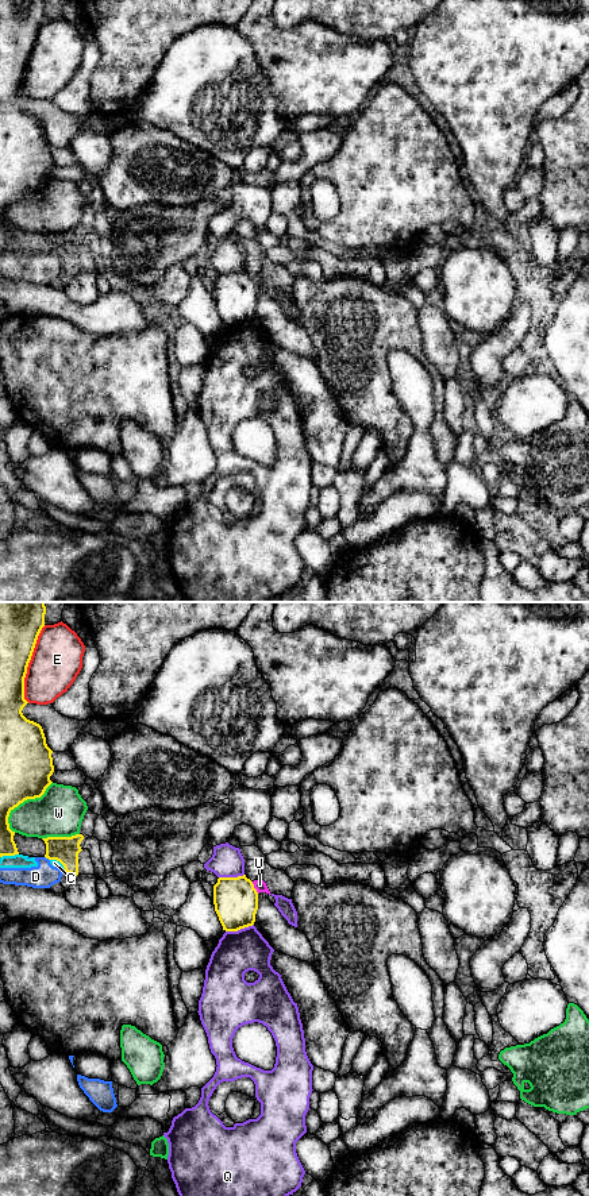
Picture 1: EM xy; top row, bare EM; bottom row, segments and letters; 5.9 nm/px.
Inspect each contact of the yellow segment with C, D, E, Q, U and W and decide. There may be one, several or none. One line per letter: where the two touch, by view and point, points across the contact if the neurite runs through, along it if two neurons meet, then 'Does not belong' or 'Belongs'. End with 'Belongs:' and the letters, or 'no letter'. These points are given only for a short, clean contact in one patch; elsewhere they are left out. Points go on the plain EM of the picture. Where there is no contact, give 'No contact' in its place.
C: Touches yellow at xy (60, 257). Does not belong
D: Touches yellow at xy (47, 253). Does not belong
E: Touches yellow at xy (27, 60). Does not belong
Q: Touches yellow at xy (239, 324). Does not belong
U: Touches yellow at xy (253, 282). Path across: xy (235, 294), (253, 282), (260, 280). Belongs
W: Touches yellow at xy (22, 197). Does not belong
Belongs: U

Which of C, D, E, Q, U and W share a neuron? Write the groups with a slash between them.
C D / E / Q / U / W

